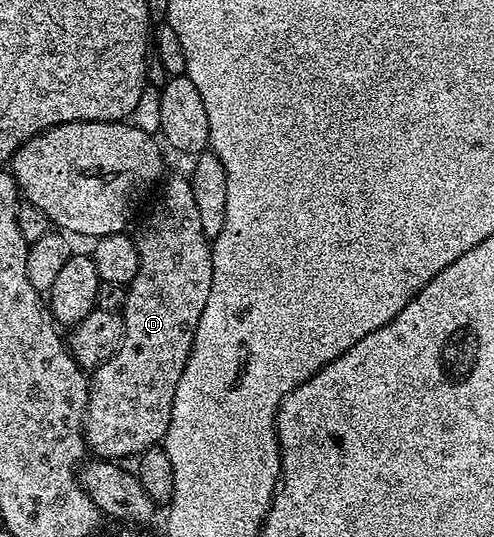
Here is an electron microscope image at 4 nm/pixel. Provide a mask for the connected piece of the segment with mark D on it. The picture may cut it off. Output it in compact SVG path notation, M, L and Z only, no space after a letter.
M183 175L175 176L165 184L162 185L163 197L152 206L151 213L140 222L139 229L133 232L139 269L130 284L126 285L127 301L121 309L123 341L115 355L89 376L83 438L96 457L112 462L126 461L126 456L138 457L145 449L156 447L167 435L177 382L181 382L181 374L191 353L205 302L209 302L209 290L213 286L211 244L205 230L201 230L201 217L197 211L197 201L193 199L191 181Z

